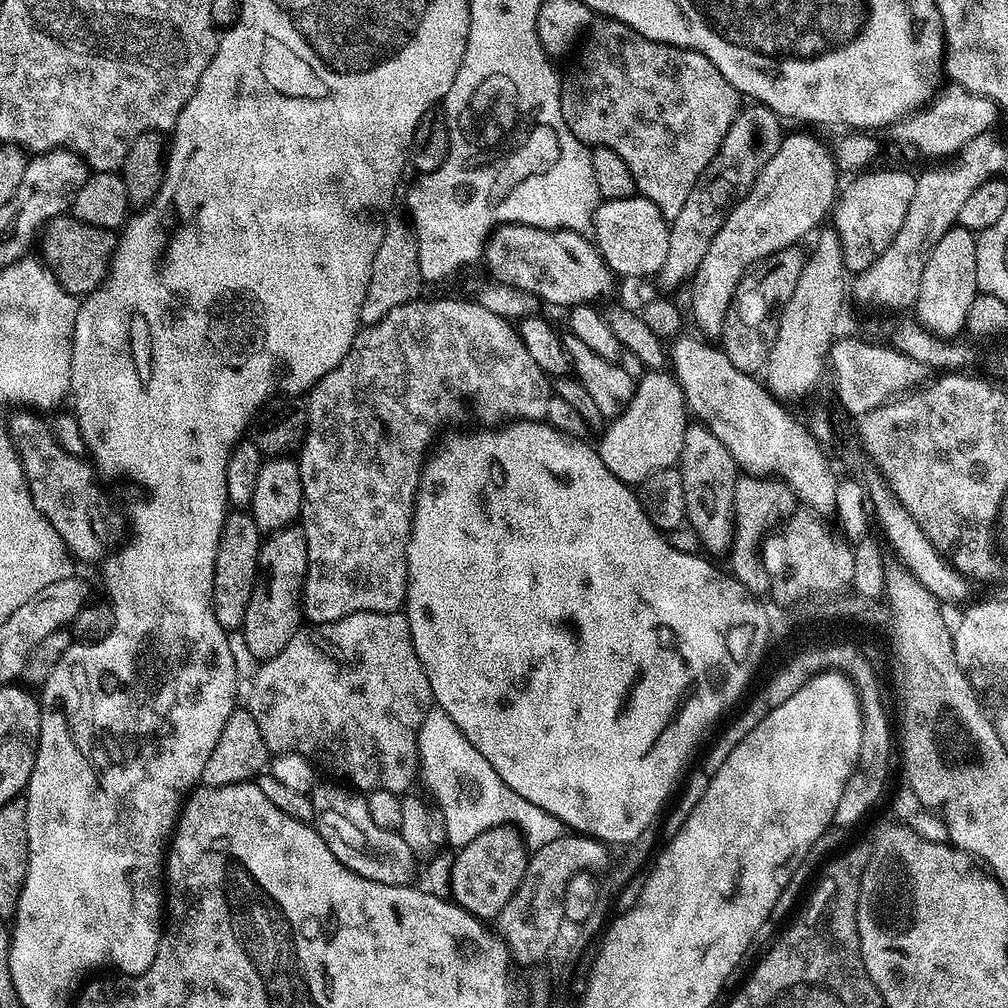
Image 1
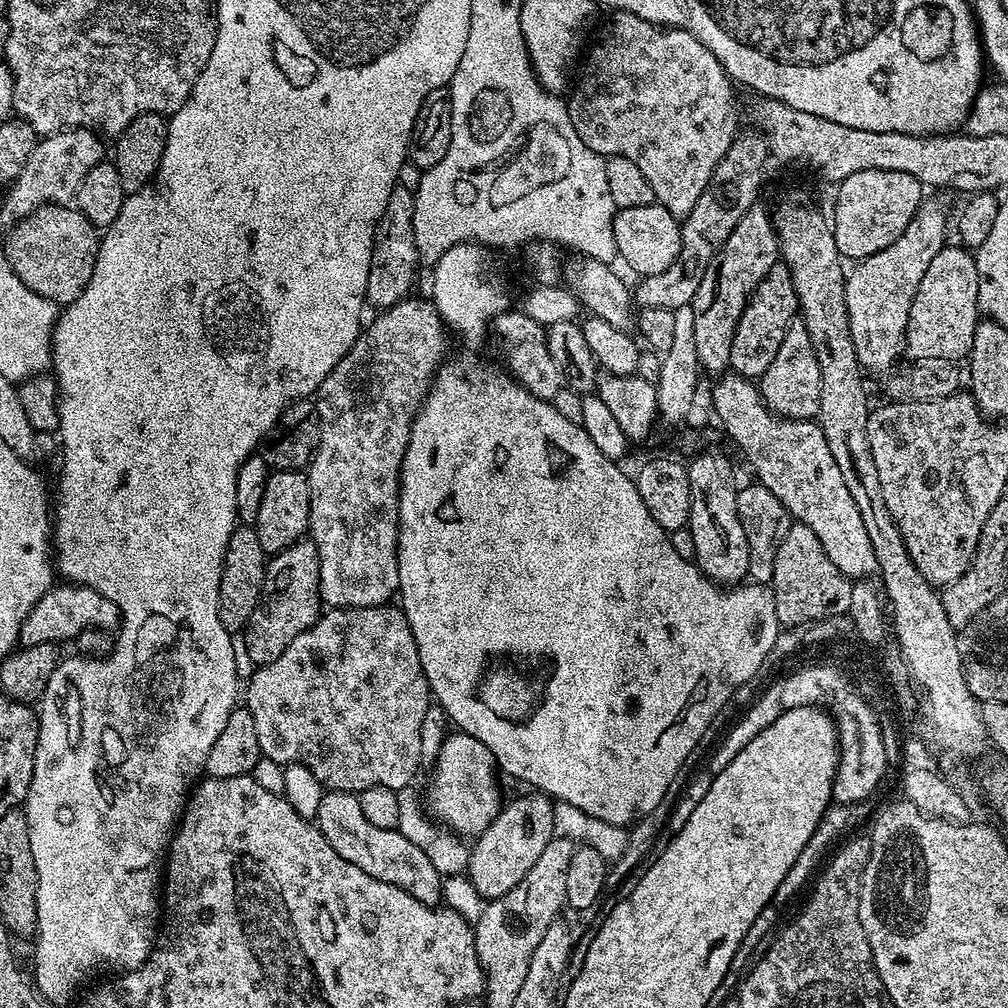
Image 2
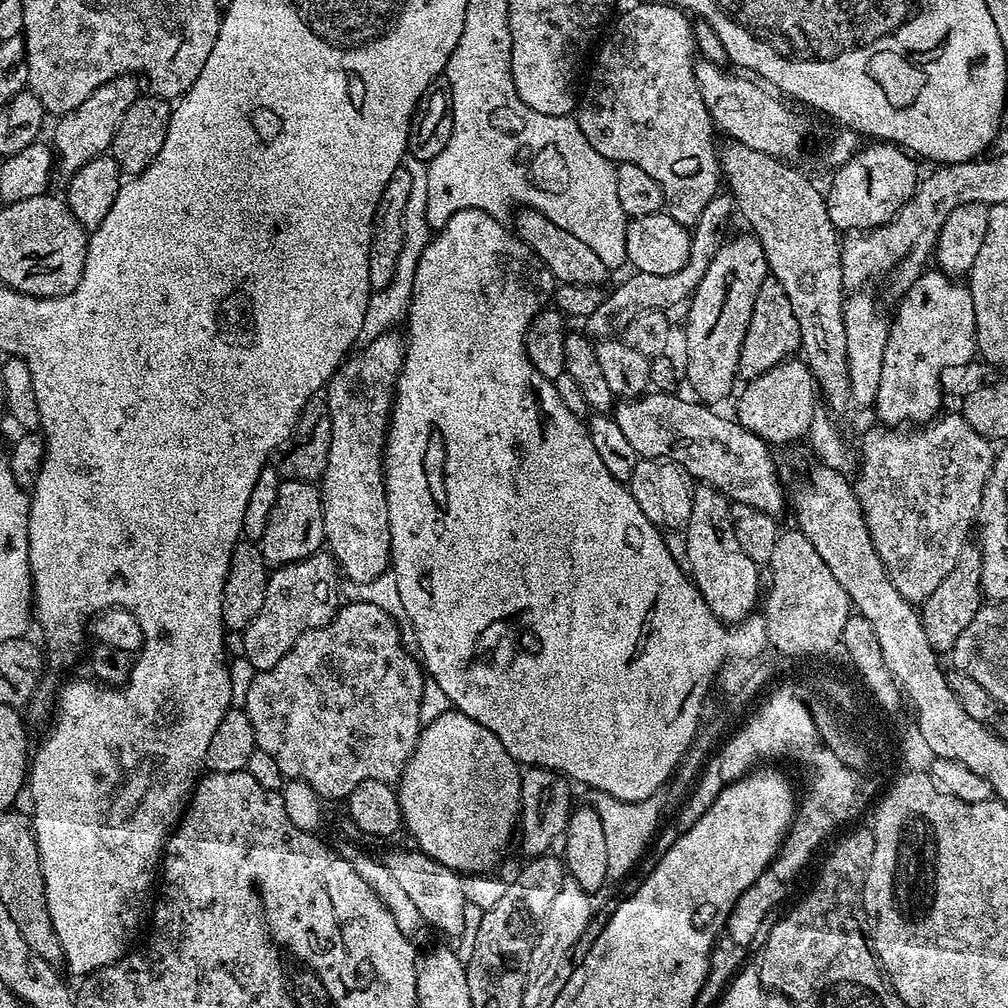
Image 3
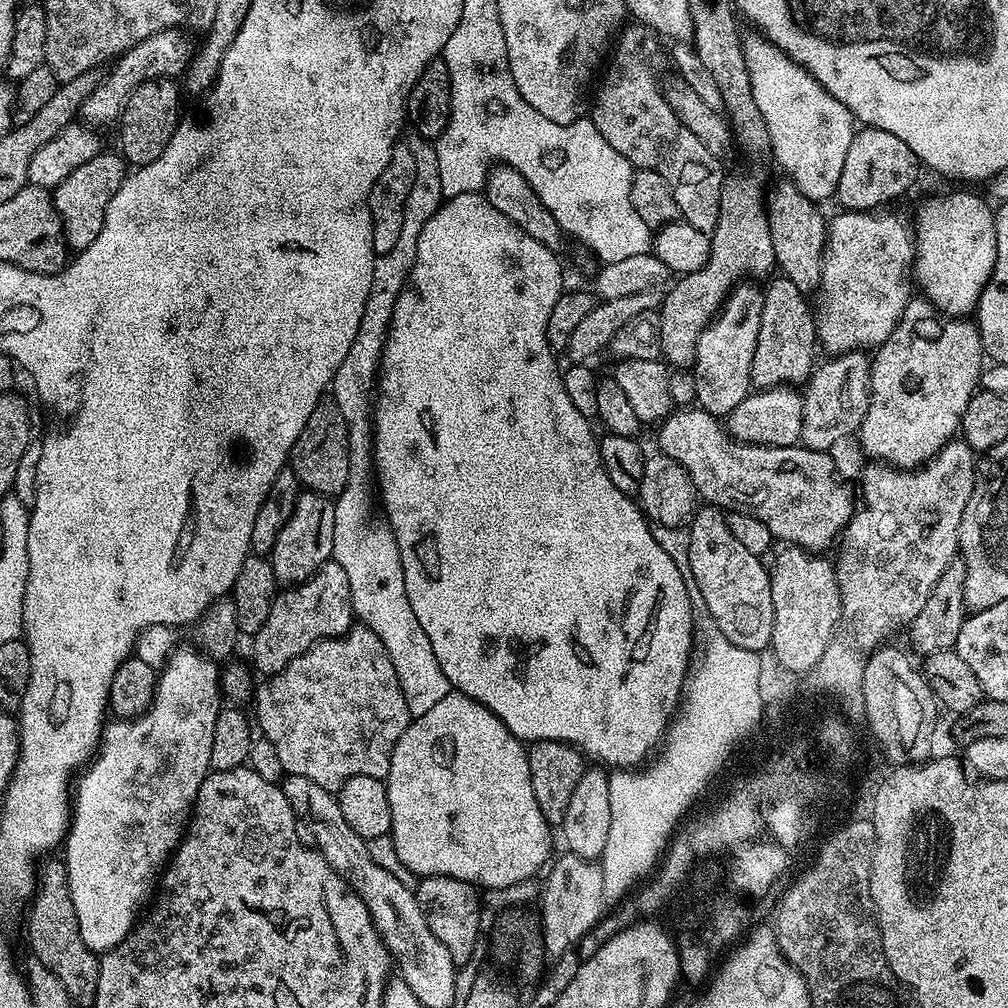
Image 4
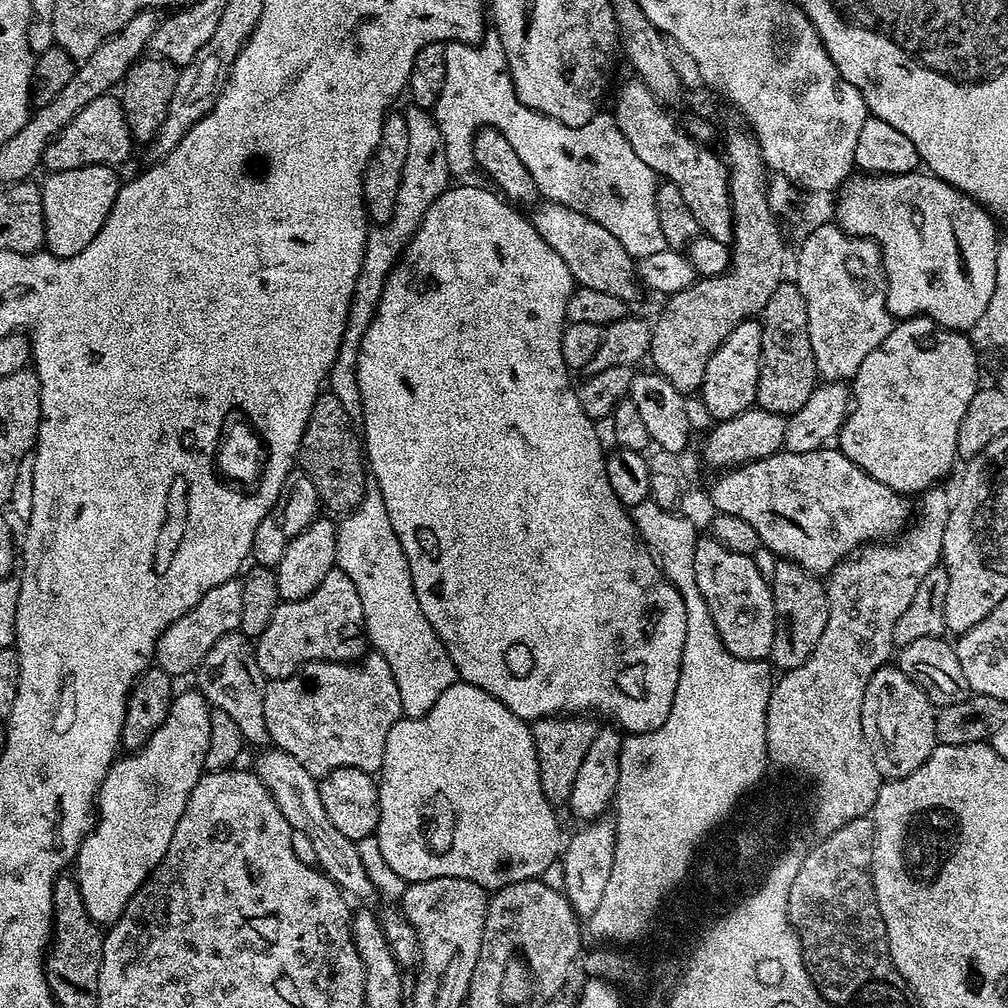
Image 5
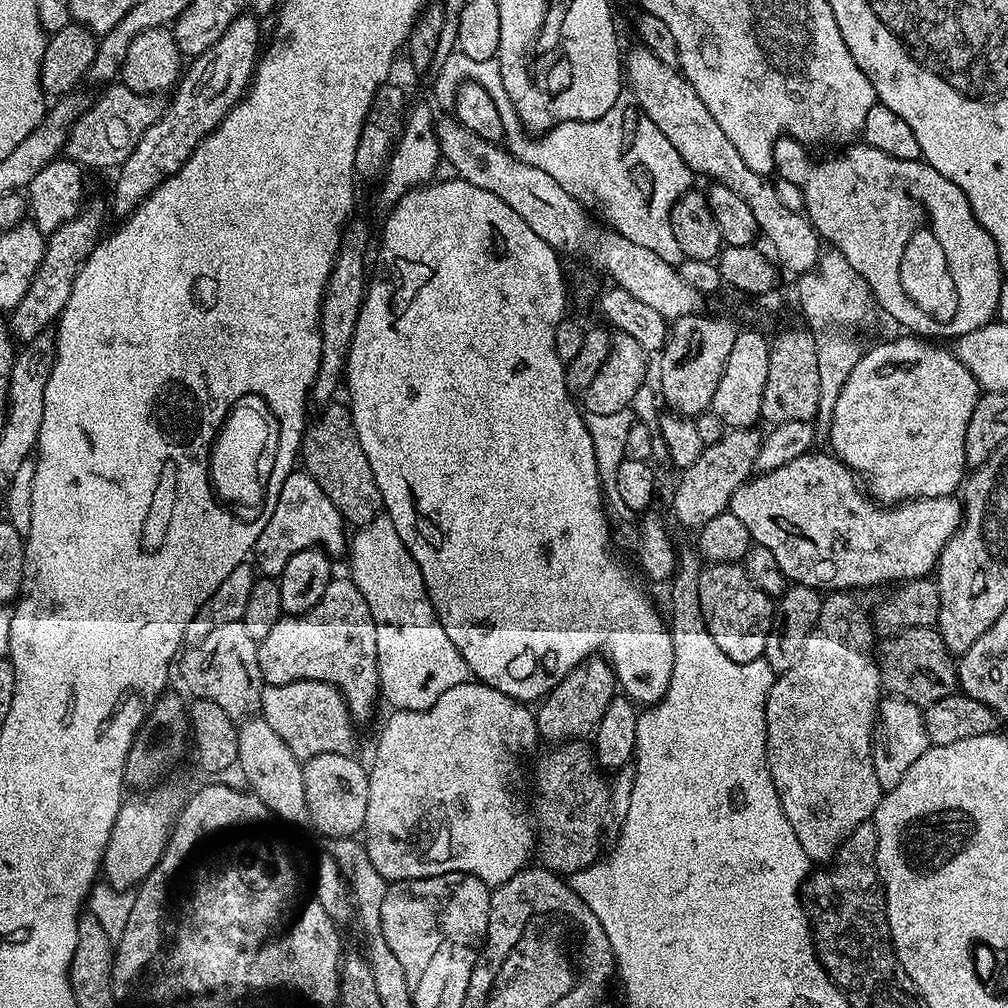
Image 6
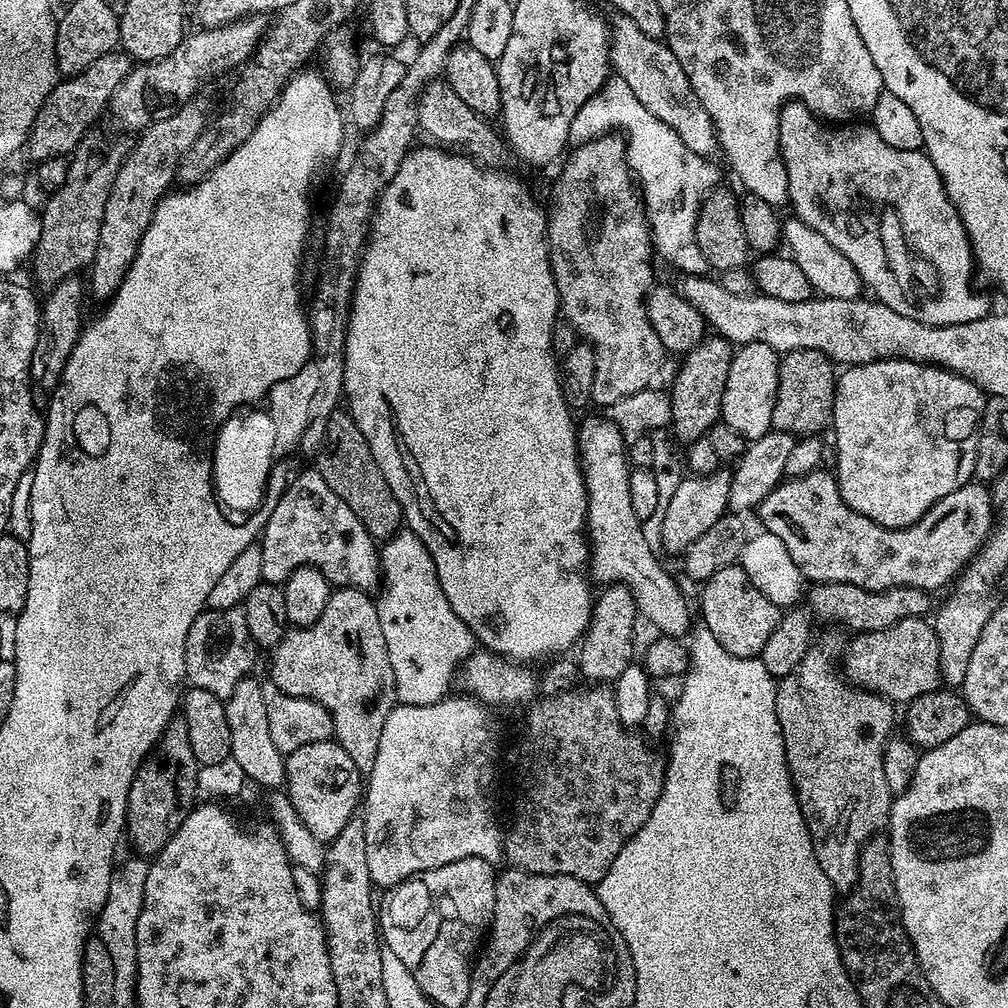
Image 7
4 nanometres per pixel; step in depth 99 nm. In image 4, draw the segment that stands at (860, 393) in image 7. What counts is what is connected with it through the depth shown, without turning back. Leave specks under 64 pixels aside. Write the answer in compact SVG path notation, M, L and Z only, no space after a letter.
M912 298L898 326L890 338L875 349L870 363L872 397L866 418L860 423L858 441L873 461L911 470L925 464L931 456L936 456L938 450L942 450L942 446L946 446L960 432L960 419L977 391L980 374L986 367L986 353L980 341L979 327L971 319L946 316L929 300Z

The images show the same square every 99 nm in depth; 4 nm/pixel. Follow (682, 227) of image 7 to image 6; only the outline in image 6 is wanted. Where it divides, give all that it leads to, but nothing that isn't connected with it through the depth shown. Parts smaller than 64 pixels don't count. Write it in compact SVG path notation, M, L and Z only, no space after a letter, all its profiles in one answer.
M621 98L614 102L614 106L606 114L602 114L602 118L597 120L571 120L570 122L562 122L558 126L554 126L548 132L537 135L533 138L531 135L523 134L516 140L515 151L520 159L532 166L538 166L538 170L546 170L546 174L550 174L550 178L554 178L554 182L558 182L562 186L562 190L566 190L573 196L575 200L584 202L592 200L596 196L596 204L604 211L604 216L609 220L611 227L620 235L630 238L630 242L638 242L638 246L646 246L646 250L654 250L654 254L658 254L658 258L662 258L668 264L677 266L684 263L686 257L682 246L679 245L678 238L672 229L672 214L680 197L693 187L692 179L694 173L691 168L686 166L686 162L682 162L682 158L678 154L678 150L674 150L674 146L670 146L670 142L666 142L666 138L662 134L662 130L658 130L658 126L654 126L654 122L650 122L650 118L643 114L638 114L638 108L631 99Z

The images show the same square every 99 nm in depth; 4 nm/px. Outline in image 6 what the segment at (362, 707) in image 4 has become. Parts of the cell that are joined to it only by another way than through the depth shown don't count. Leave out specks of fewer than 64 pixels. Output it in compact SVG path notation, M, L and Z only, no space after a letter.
M299 680L289 684L265 684L260 699L259 715L290 746L301 762L318 754L349 755L356 744L357 725L352 719L344 695L332 684L321 680Z

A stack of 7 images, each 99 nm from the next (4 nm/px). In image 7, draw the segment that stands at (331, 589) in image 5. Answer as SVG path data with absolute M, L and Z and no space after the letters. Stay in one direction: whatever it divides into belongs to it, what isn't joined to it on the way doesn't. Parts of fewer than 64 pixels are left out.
M337 587L326 602L326 610L322 610L322 618L318 618L318 622L314 622L309 628L292 628L270 652L270 656L272 656L270 678L274 682L274 686L278 686L278 690L282 690L286 694L294 694L298 698L310 698L311 700L316 700L322 706L326 706L326 710L332 719L332 731L336 743L342 746L342 750L346 750L346 754L350 754L350 758L354 761L354 766L358 766L360 775L364 778L368 777L374 770L374 758L378 758L378 742L382 738L382 726L386 726L386 718L398 703L394 669L390 667L390 654L386 654L386 638L382 638L382 622L378 618L376 600L368 596L371 595L363 588Z

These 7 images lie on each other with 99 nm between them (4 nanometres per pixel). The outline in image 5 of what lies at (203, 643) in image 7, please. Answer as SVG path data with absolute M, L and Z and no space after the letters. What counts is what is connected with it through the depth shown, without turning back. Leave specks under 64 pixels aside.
M237 630L218 638L214 646L202 658L199 668L195 669L195 687L204 695L212 708L226 710L230 719L242 730L245 741L249 745L269 743L266 730L266 714L264 713L264 685L266 678L262 670L258 670L258 658L253 641Z

